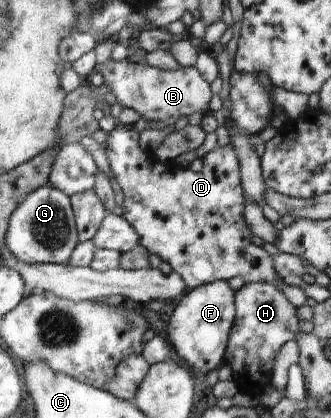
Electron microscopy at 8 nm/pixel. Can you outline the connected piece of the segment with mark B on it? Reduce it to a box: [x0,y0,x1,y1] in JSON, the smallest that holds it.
[93,58,212,128]

